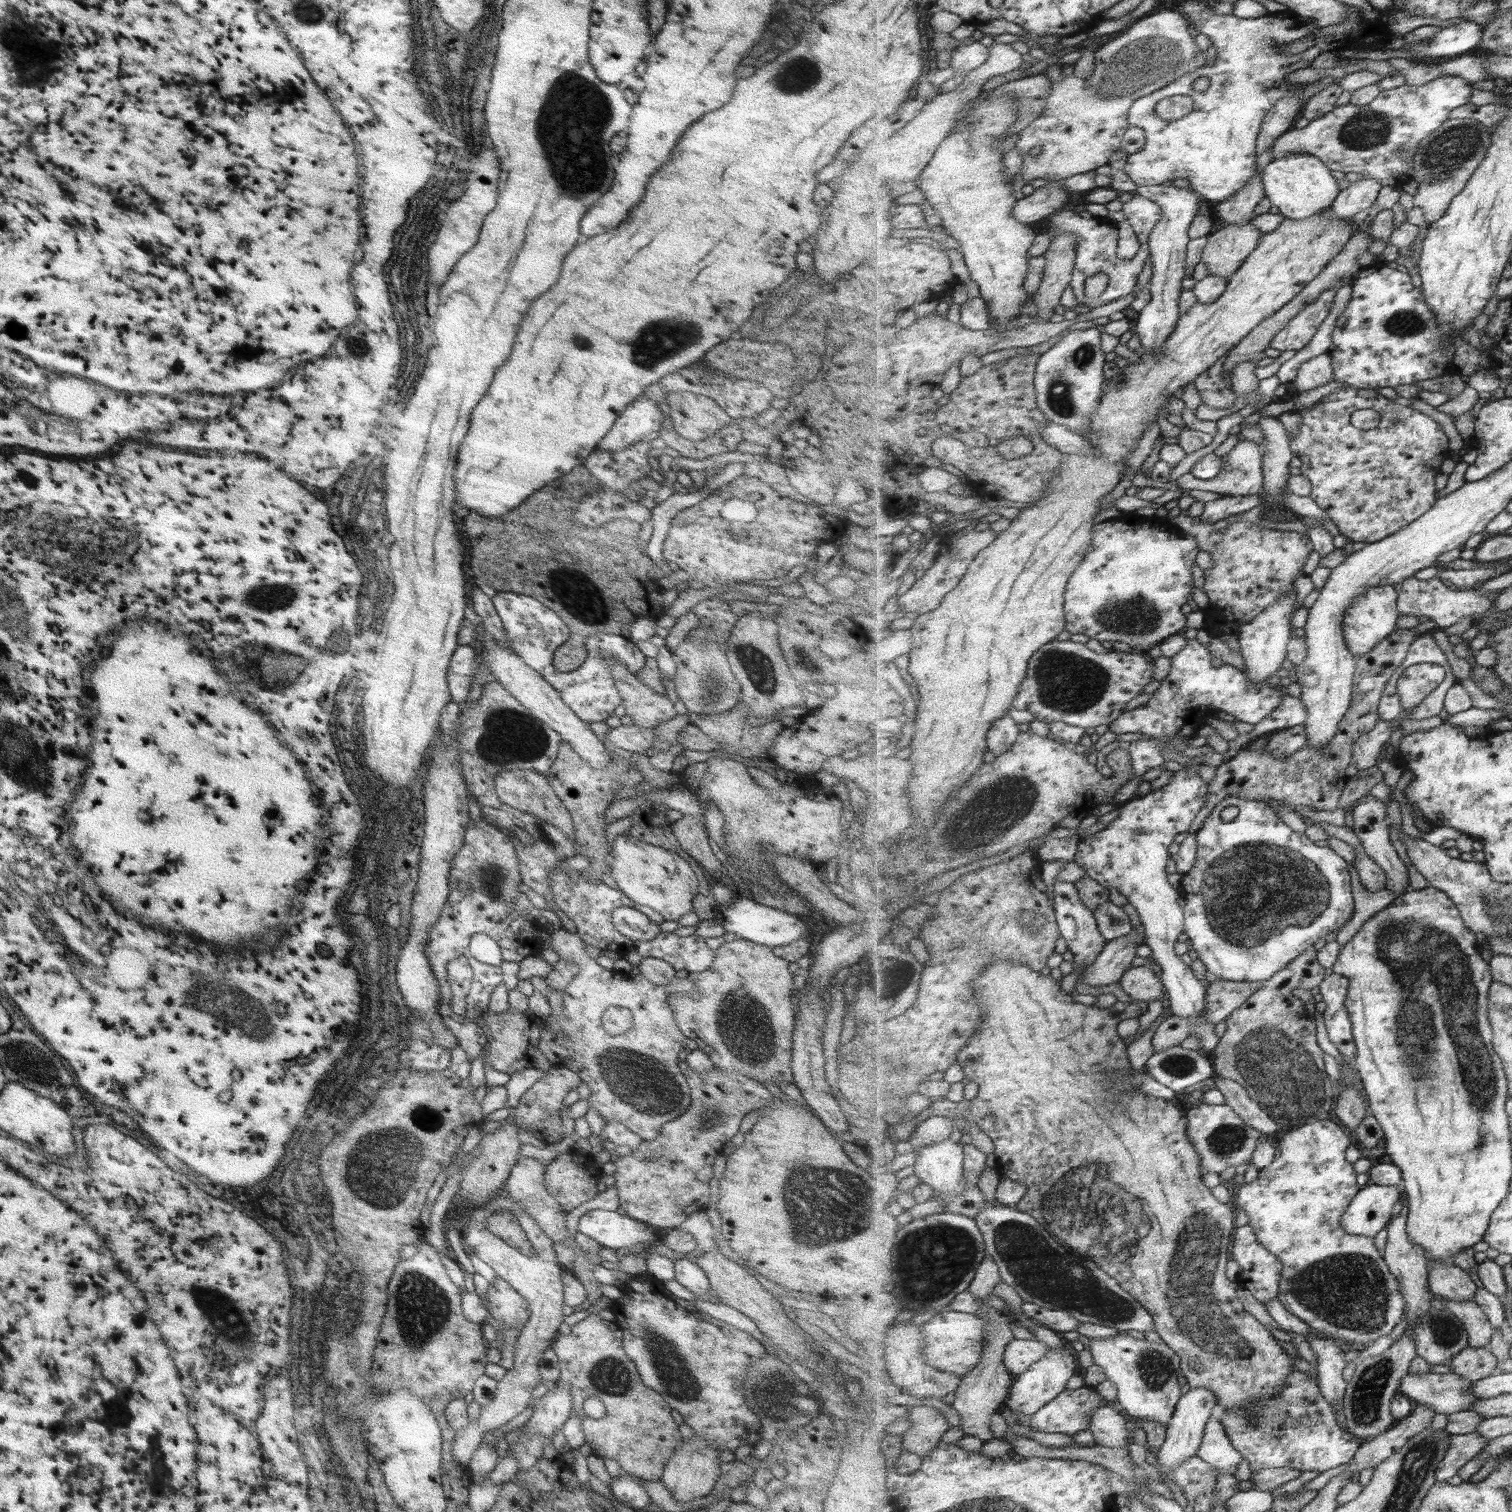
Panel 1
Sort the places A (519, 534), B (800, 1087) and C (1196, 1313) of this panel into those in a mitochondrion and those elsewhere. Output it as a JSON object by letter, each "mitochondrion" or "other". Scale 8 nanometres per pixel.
{"A":"other","B":"other","C":"mitochondrion"}

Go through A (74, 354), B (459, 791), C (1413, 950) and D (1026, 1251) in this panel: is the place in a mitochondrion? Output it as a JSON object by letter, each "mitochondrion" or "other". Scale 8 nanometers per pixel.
{"A":"other","B":"other","C":"mitochondrion","D":"mitochondrion"}

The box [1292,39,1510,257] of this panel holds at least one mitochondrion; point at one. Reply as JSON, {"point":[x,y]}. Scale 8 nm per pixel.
{"point":[1444,157]}

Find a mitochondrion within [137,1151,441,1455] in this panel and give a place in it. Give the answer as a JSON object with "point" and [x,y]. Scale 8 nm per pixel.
{"point":[221,1312]}

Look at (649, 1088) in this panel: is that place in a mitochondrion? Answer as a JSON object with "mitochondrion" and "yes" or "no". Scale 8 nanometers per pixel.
{"mitochondrion":"yes"}

